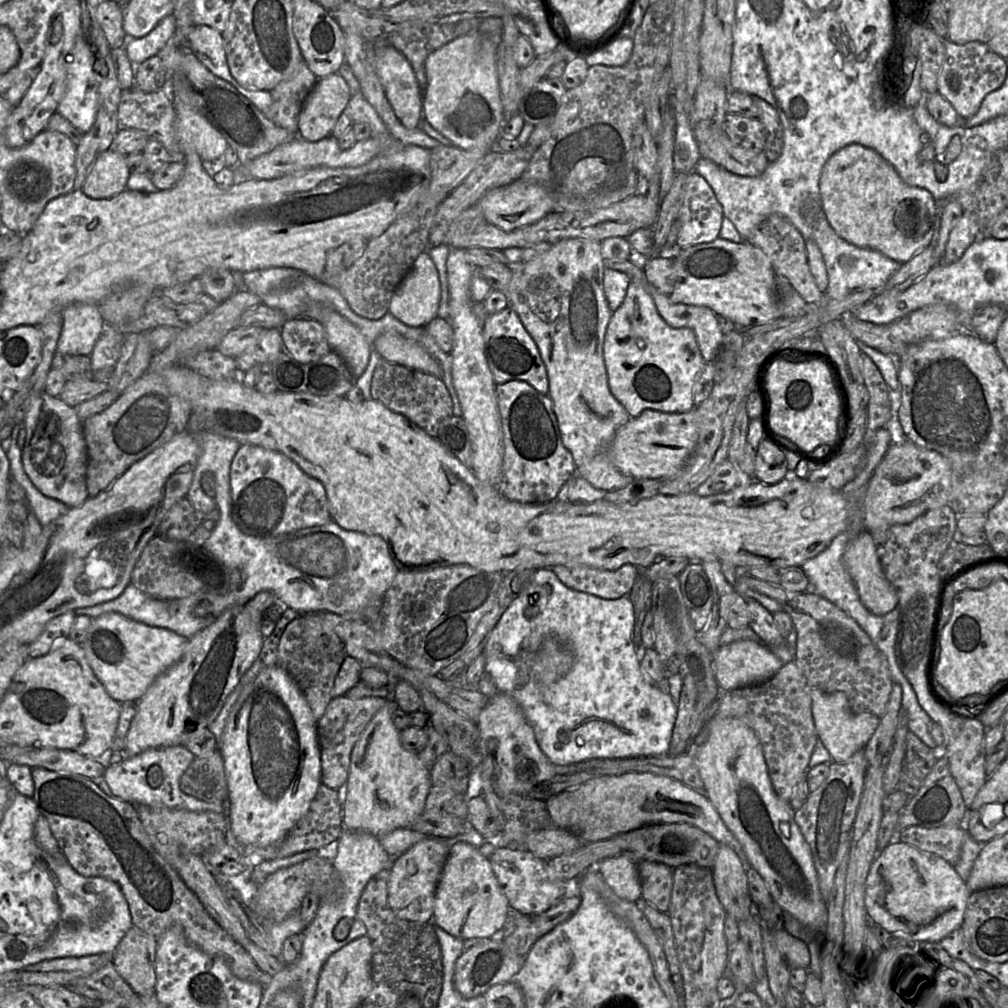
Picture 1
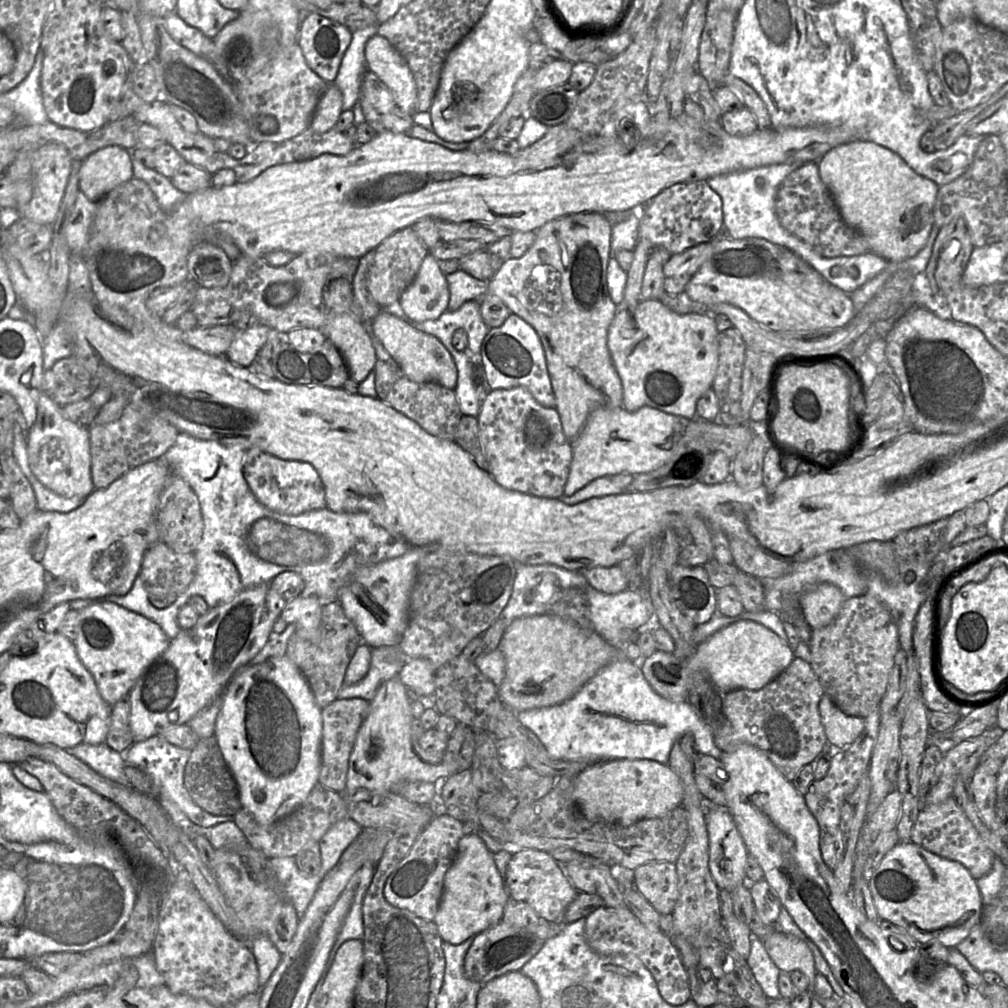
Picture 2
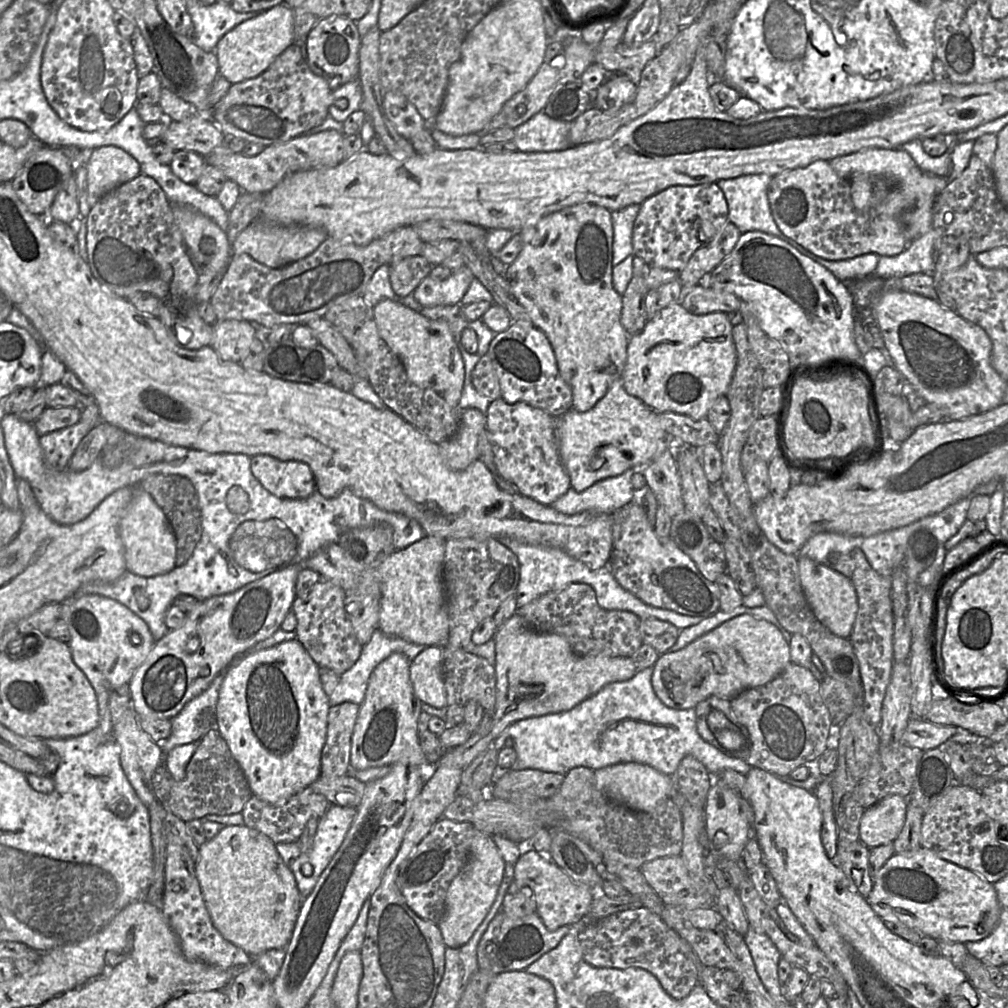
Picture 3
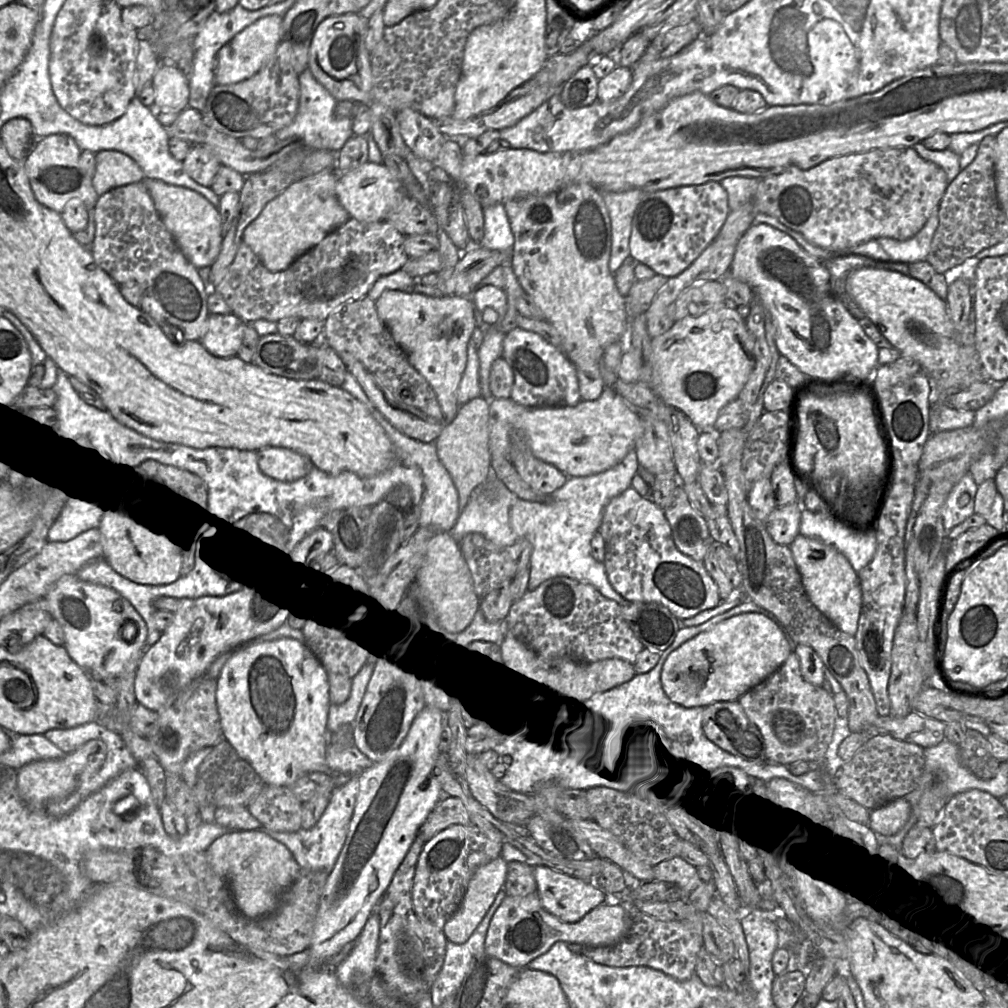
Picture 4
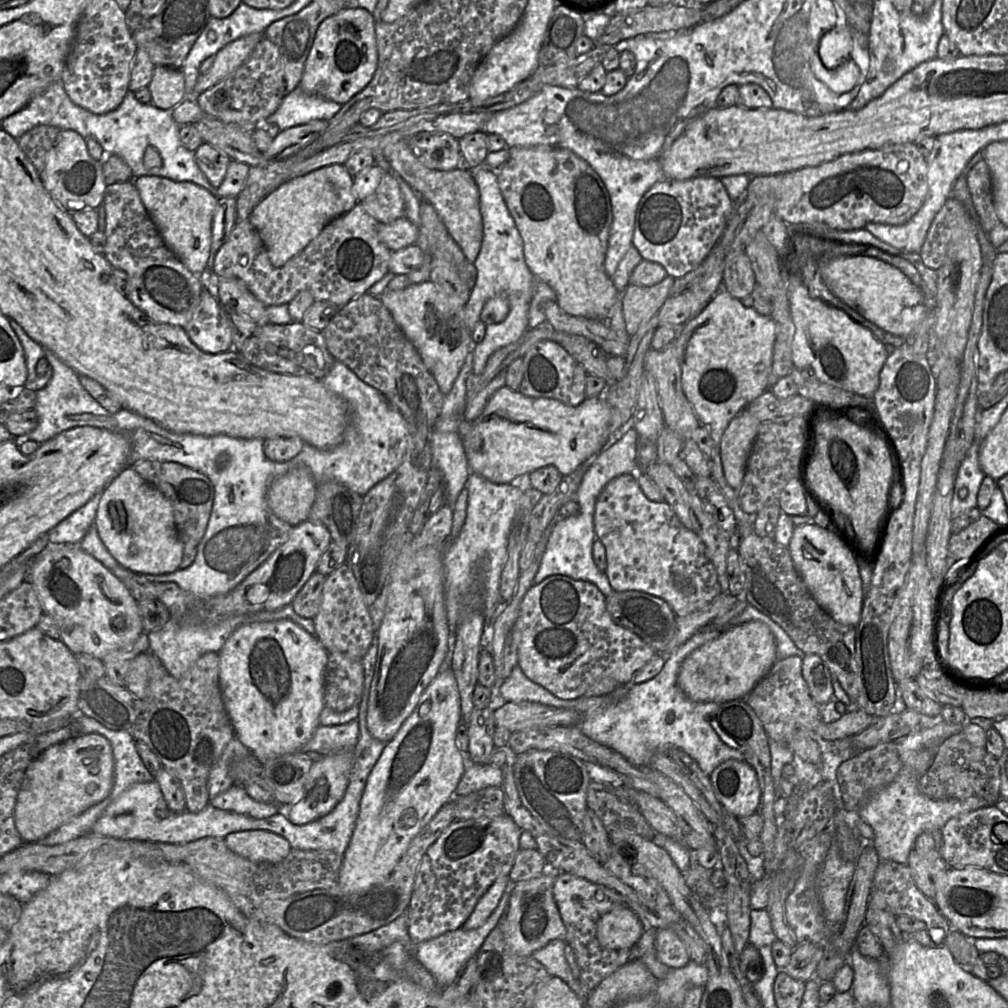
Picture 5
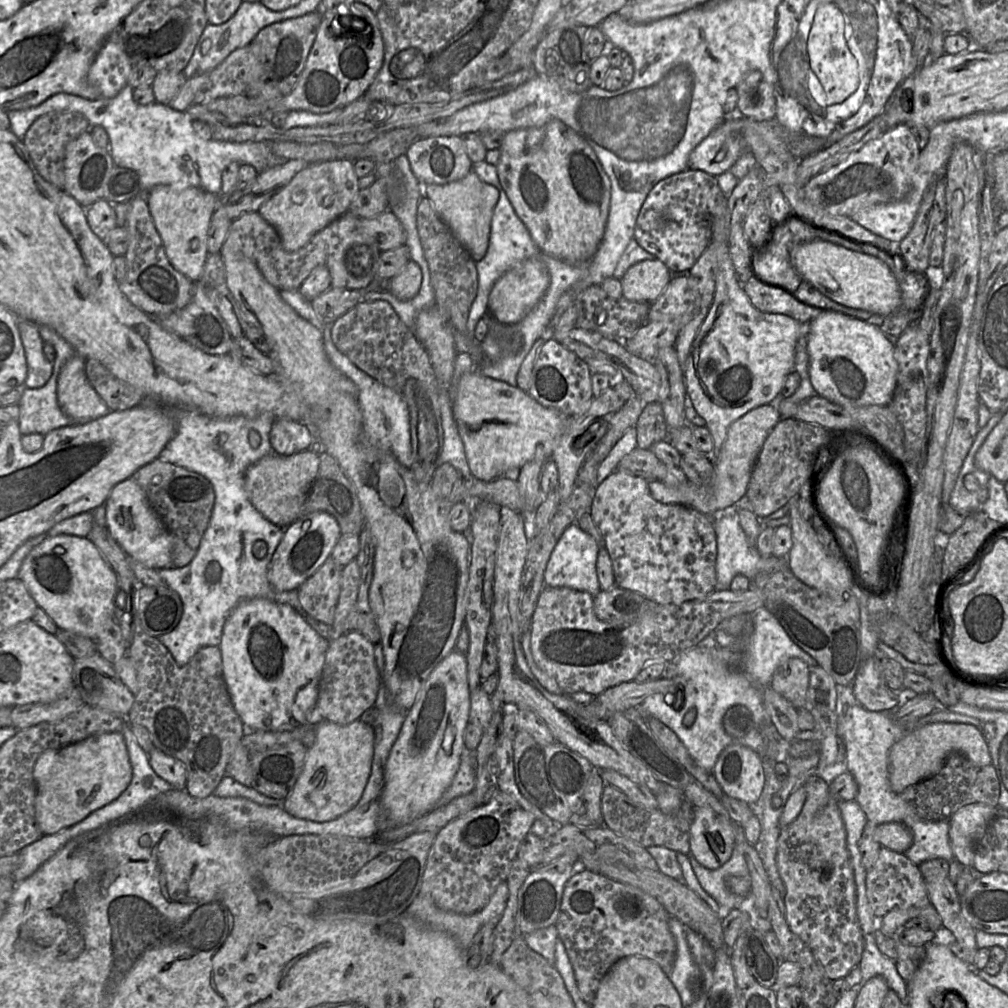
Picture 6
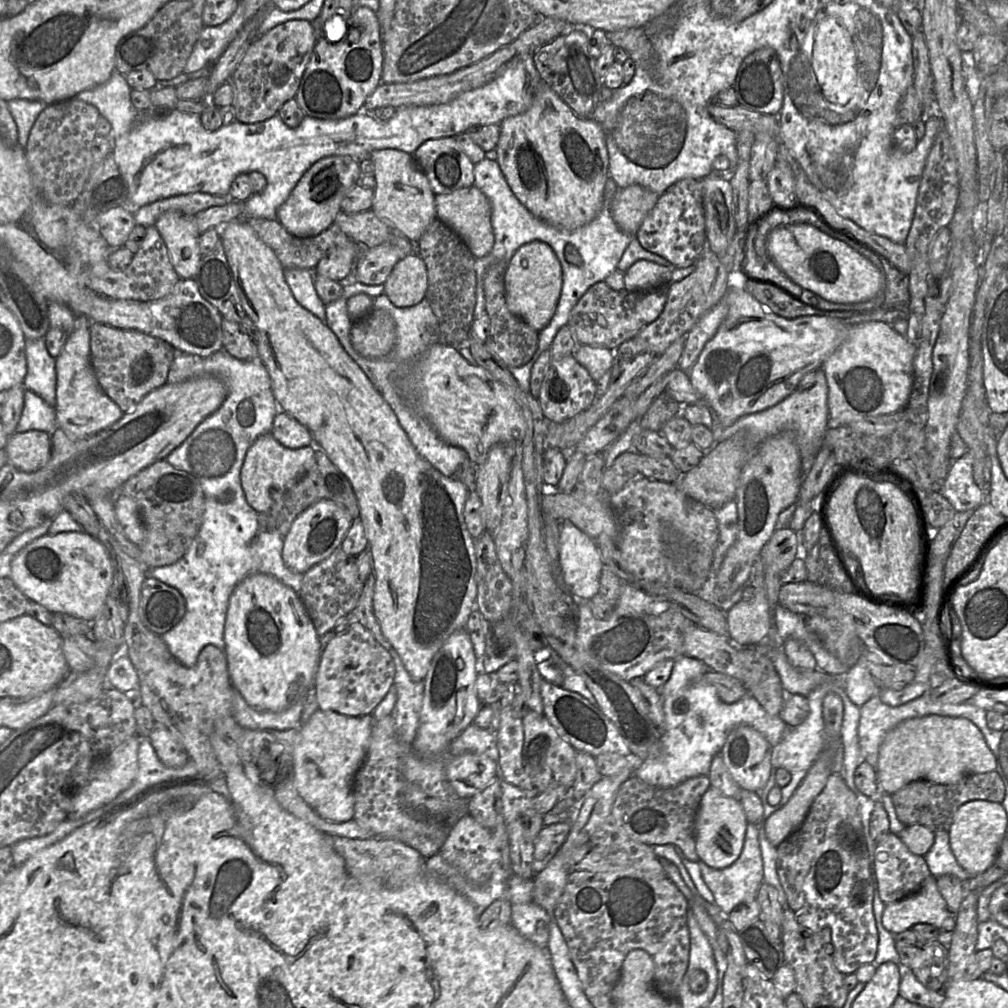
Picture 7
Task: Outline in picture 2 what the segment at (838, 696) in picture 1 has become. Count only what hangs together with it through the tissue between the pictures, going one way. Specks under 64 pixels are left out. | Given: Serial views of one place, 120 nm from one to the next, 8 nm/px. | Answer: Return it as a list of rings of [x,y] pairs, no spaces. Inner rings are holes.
[[[826,694],[821,698],[818,709],[827,742],[837,749],[851,745],[864,729],[864,718],[845,714]]]

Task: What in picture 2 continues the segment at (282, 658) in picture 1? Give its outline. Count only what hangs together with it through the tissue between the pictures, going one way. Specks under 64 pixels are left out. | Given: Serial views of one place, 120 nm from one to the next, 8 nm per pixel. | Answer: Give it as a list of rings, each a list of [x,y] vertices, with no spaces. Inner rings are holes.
[[[338,601],[323,604],[321,635],[318,642],[300,638],[295,633],[289,638],[285,655],[299,668],[308,682],[317,705],[323,710],[331,704],[343,686],[347,666],[362,642],[354,623],[346,616]]]

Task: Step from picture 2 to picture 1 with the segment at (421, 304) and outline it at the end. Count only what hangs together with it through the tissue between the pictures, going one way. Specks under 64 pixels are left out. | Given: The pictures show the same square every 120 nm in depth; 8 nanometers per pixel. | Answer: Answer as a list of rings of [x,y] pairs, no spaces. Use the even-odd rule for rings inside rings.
[[[427,252],[414,261],[391,299],[389,313],[411,327],[426,327],[438,317],[440,282]]]

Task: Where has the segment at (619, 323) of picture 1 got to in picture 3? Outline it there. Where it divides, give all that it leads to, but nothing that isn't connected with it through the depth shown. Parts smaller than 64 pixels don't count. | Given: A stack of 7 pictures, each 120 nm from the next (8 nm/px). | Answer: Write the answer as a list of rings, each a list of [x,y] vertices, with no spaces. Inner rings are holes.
[[[679,303],[668,305],[655,317],[647,320],[640,333],[629,336],[627,359],[622,373],[626,392],[657,413],[675,412],[696,420],[706,418],[713,402],[726,394],[734,374],[737,356],[732,329],[733,325],[725,312],[696,315]]]

